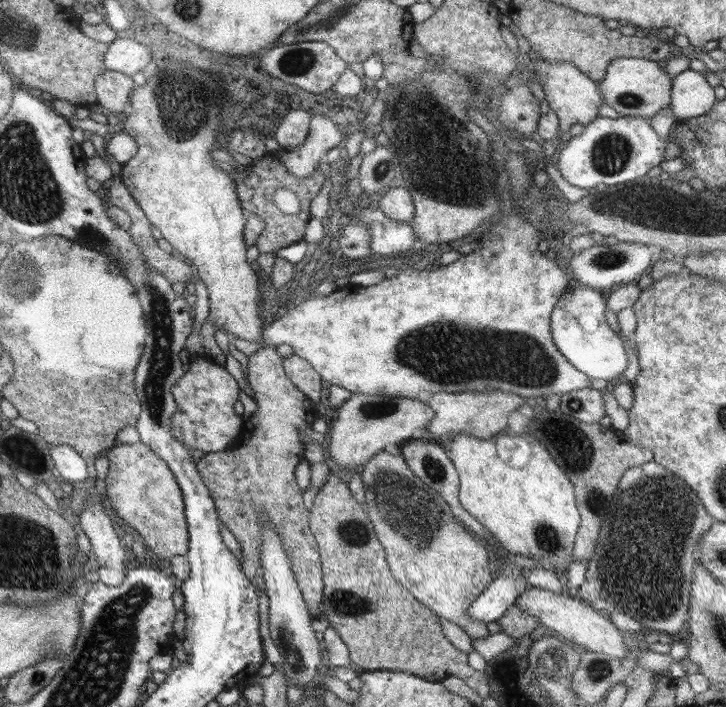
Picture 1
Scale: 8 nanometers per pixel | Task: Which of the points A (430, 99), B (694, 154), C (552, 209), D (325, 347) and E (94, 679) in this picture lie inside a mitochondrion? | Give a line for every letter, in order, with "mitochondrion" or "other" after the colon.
A: mitochondrion
B: other
C: other
D: other
E: mitochondrion

